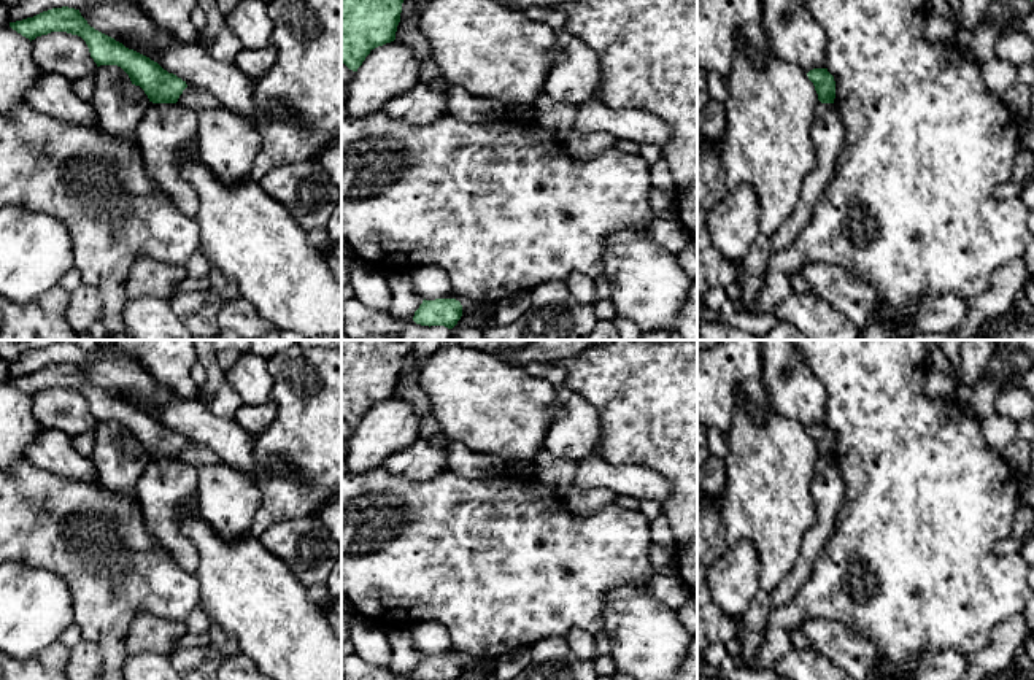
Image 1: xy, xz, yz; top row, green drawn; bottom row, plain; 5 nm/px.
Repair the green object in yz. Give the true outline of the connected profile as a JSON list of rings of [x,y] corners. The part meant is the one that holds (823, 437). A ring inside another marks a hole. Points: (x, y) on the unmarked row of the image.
[[[813,424],[807,429],[808,435],[813,439],[821,459],[834,459],[835,454],[835,437],[828,424]]]

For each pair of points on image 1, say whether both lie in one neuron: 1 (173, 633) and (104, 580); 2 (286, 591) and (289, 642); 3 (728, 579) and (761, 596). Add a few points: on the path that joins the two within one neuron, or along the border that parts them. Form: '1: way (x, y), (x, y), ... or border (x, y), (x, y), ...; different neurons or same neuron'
1: border (183, 623), (137, 615), (124, 642); different neurons
2: way (286, 604), (286, 629); same neuron
3: border (760, 588), (742, 617); different neurons

